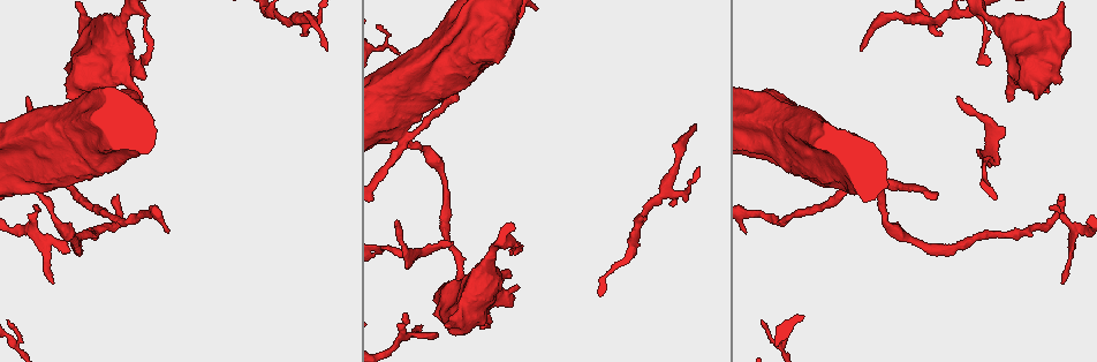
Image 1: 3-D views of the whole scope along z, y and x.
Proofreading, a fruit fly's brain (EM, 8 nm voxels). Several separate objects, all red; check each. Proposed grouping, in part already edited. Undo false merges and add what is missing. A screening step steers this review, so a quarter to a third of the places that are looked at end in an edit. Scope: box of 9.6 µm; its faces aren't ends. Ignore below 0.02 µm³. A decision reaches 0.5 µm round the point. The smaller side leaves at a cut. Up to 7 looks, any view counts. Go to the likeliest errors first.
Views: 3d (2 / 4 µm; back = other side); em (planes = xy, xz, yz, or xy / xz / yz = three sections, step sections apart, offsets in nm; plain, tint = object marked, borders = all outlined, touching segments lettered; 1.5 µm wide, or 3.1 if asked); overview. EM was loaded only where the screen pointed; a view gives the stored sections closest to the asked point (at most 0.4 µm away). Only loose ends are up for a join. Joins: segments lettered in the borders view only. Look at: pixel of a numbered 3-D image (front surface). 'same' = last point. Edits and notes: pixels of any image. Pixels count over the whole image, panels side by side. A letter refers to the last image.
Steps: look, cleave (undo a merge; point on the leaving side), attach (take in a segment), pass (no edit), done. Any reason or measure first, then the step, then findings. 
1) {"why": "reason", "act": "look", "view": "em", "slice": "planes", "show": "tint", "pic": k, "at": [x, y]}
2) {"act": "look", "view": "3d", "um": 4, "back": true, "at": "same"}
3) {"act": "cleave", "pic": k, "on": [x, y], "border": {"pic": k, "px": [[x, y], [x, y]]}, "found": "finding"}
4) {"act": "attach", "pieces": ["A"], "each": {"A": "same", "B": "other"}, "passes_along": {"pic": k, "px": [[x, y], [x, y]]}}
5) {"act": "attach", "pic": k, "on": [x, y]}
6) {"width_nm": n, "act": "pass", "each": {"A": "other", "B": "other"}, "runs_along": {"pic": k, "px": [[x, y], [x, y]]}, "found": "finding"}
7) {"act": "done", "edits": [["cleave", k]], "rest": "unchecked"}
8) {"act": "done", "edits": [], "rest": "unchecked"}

{"why": "free end", "act": "look", "view": "em", "slice": "planes", "show": "borders", "pic": 1, "at": [438, 333]}

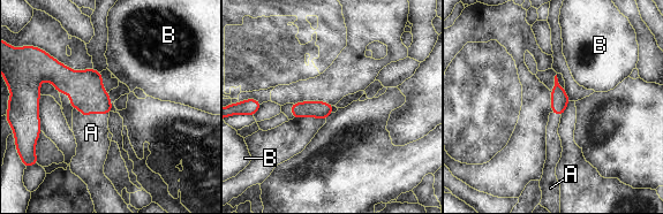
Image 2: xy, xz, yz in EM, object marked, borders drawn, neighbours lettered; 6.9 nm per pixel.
{"width_nm": 130, "act": "attach", "pieces": ["A"], "each": {"A": "same", "B": "other"}, "found": "it goes on there"}

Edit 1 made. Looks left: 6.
{"why": "redraw", "act": "look", "view": "overview"}

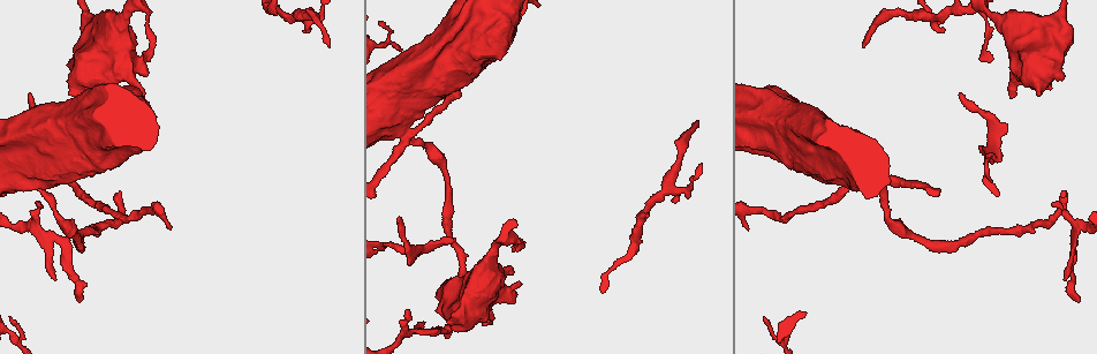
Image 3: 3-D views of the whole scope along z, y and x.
{"why": "free end", "act": "look", "view": "3d", "um": 4, "pic": 3, "at": [145, 73]}

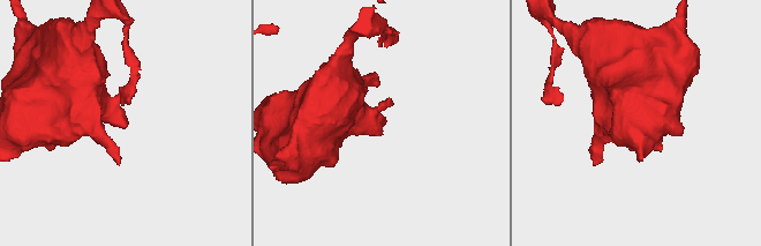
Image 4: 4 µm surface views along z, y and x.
{"act": "look", "view": "em", "slice": "planes", "show": "plain", "pic": 4, "at": [381, 117]}

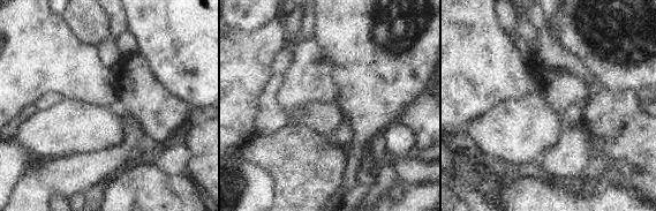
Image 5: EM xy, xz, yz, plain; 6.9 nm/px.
{"act": "look", "view": "em", "slice": "planes", "show": "borders", "at": "same"}

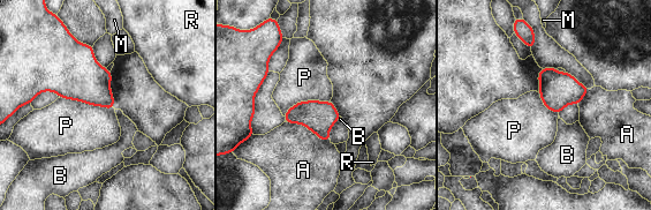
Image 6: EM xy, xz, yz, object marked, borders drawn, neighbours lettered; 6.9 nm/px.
{"act": "pass", "each": {"A": "other", "B": "other", "M": "other", "P": "other", "R": "other"}, "border": {"pic": 6, "px": [[59, 97], [113, 109]]}, "found": "none of them fits"}

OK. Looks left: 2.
{"why": "thick end", "act": "look", "view": "3d", "um": 4, "pic": 3, "at": [422, 125]}

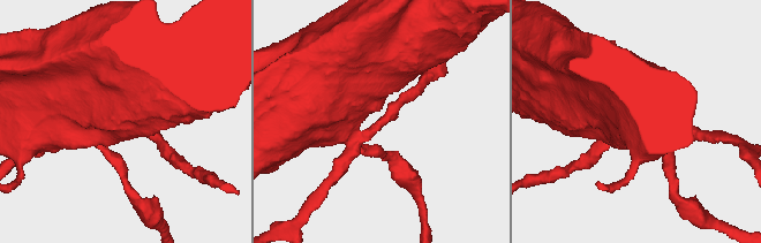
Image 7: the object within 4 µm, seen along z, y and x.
{"why": "now the EM", "act": "look", "view": "em", "slice": "planes", "show": "borders", "pic": 7, "at": [382, 126]}

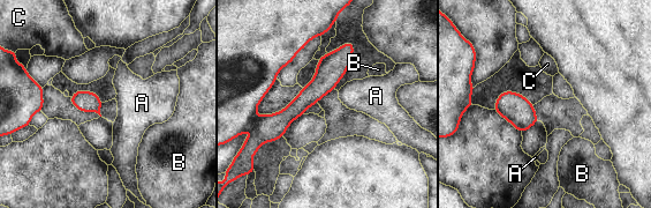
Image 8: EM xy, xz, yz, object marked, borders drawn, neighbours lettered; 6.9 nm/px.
{"act": "cleave", "pic": 8, "on": [271, 127], "each": {"A": "other", "B": "other", "C": "other"}, "found": "a second neuron is stuck on"}

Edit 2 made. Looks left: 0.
{"act": "done", "edits": [["attach", 2], ["cleave", 8]], "rest": "unchecked"}

